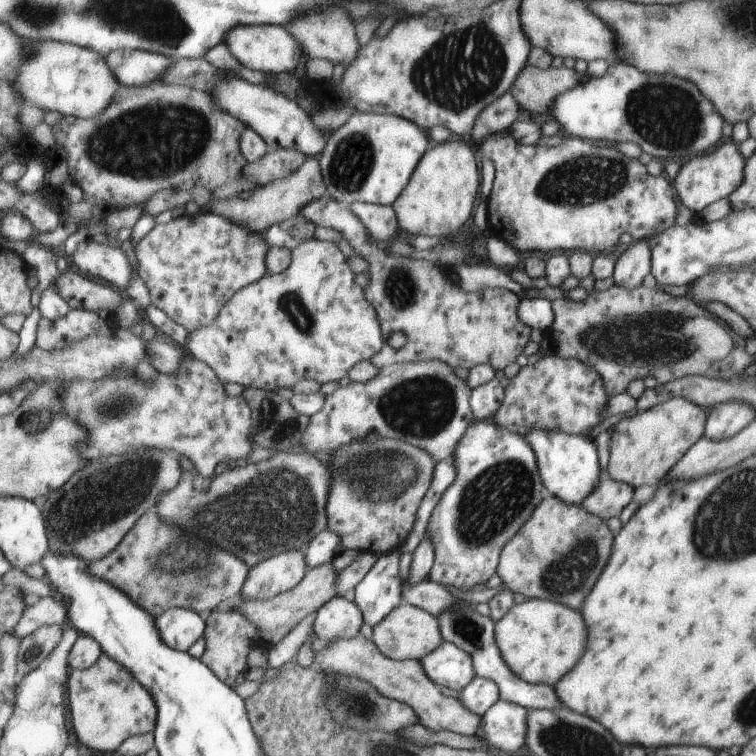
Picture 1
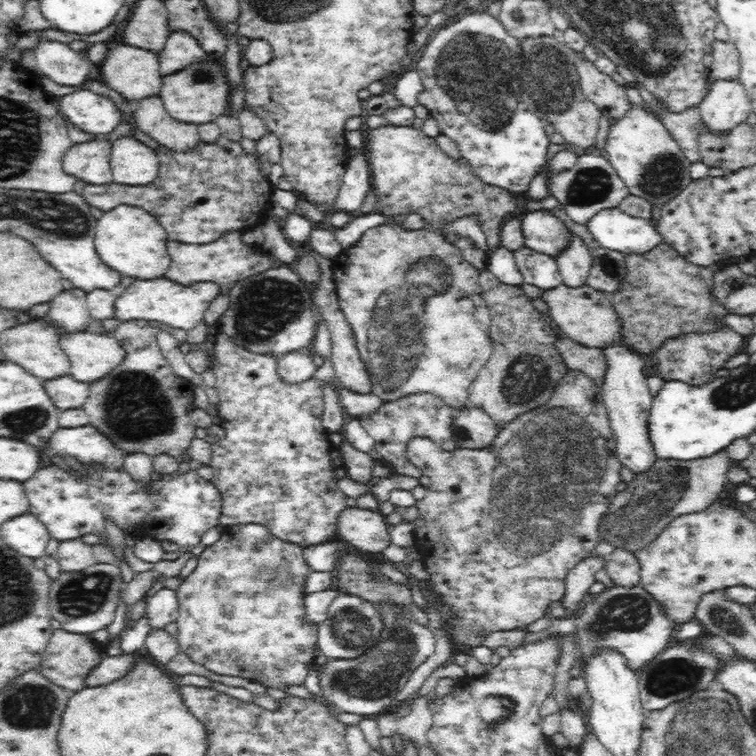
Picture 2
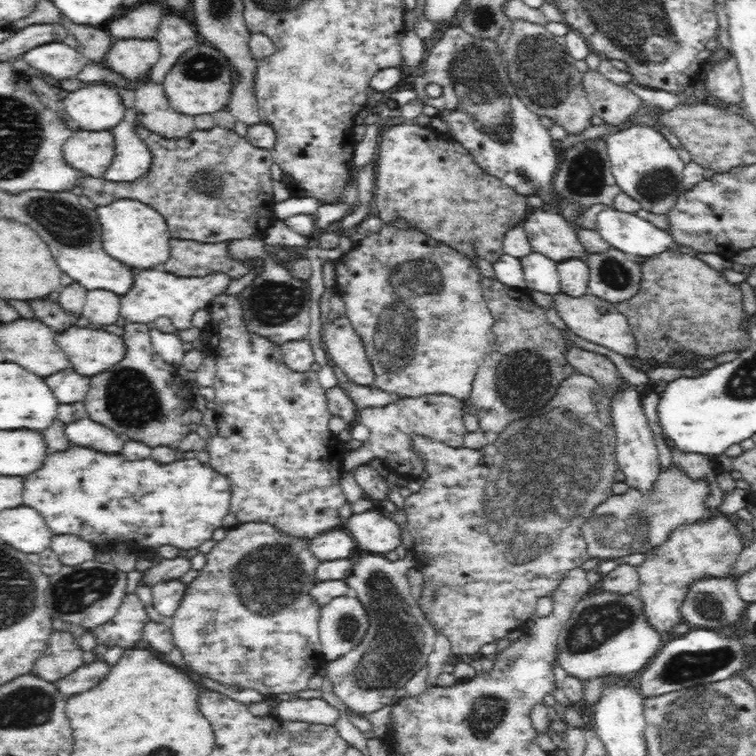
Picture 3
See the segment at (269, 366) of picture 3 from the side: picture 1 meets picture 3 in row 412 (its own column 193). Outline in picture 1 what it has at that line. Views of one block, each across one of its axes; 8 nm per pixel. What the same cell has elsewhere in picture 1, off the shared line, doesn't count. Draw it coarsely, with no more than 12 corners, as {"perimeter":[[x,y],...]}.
{"perimeter":[[201,212],[137,246],[153,304],[190,332],[268,274],[264,233]]}

